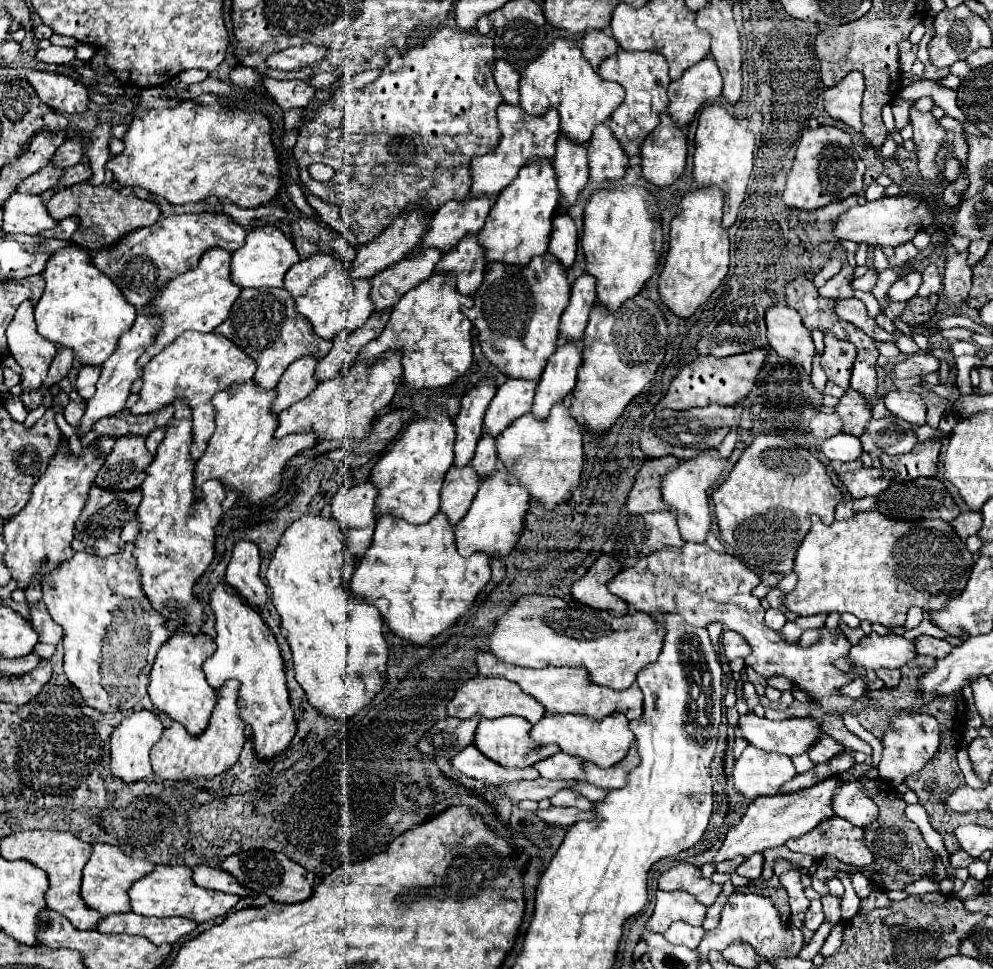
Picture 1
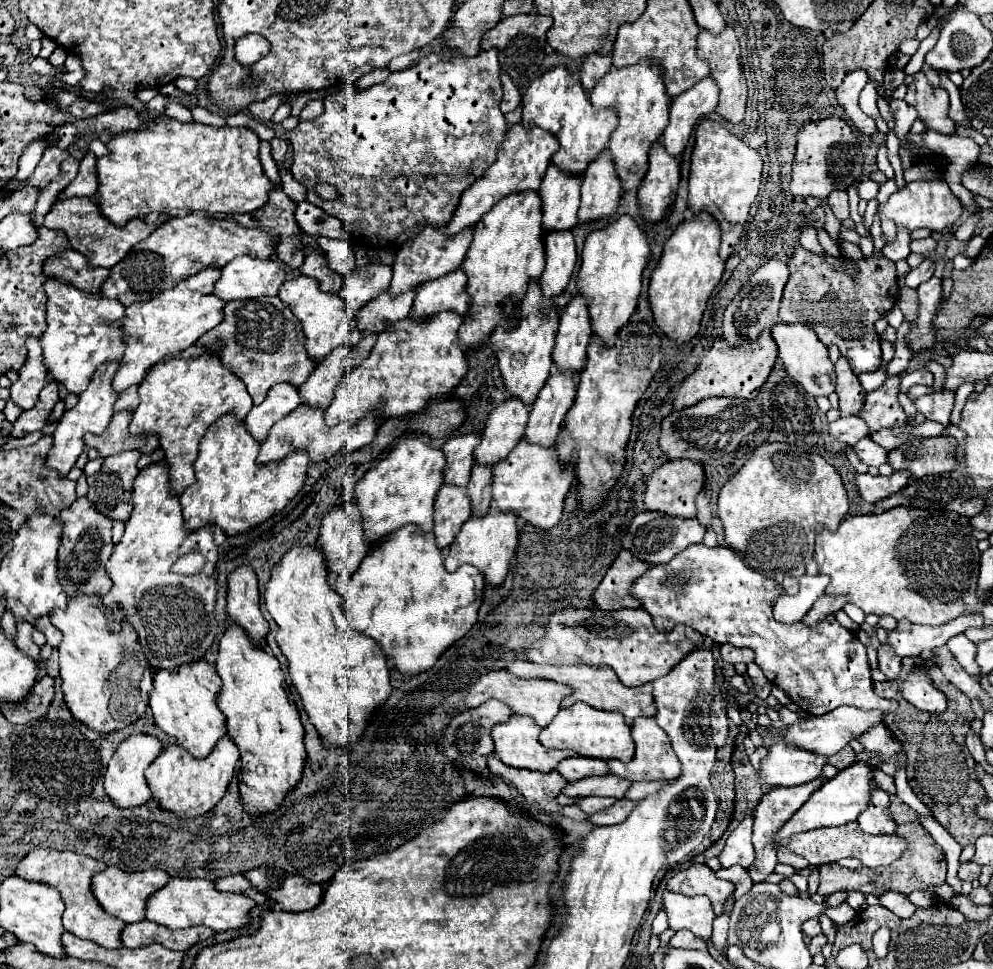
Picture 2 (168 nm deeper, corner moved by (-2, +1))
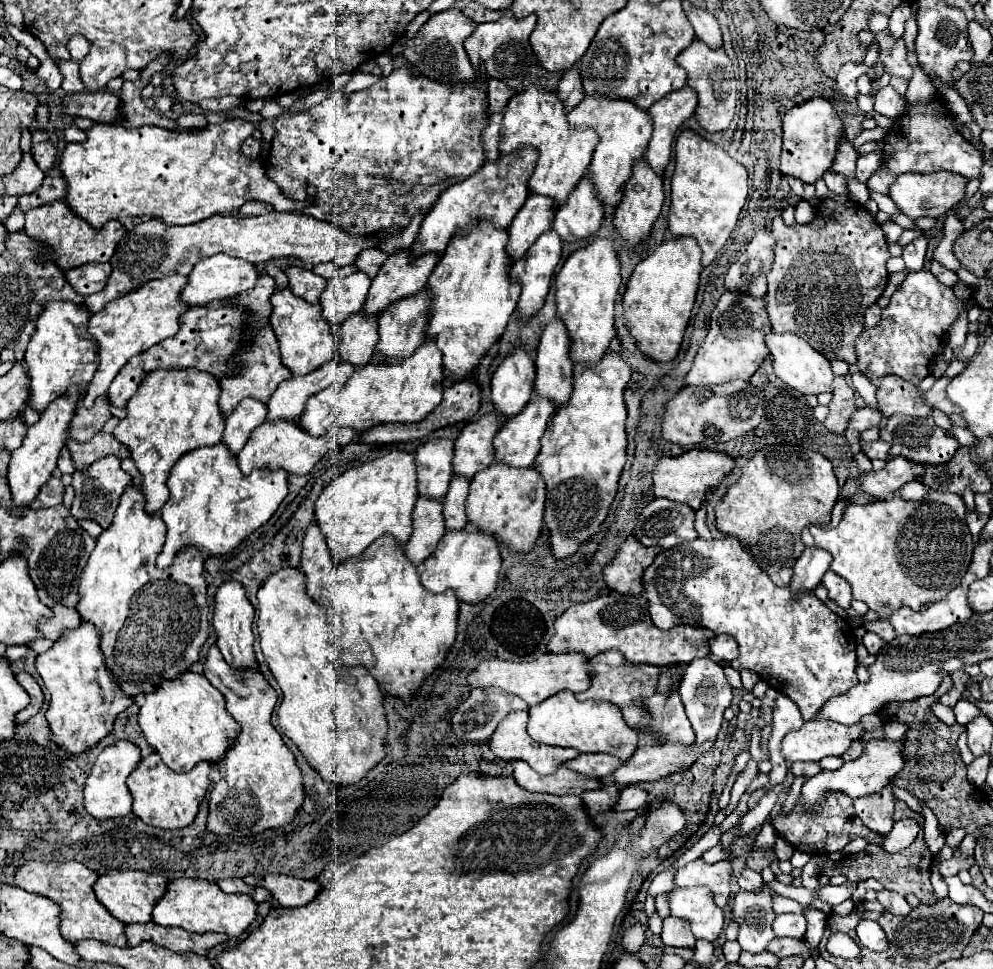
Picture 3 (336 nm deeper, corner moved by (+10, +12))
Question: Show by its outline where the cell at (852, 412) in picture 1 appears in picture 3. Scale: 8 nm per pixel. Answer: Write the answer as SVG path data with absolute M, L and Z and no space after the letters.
M883 377L881 389L877 389L879 411L883 417L891 415L909 415L909 417L927 417L933 413L933 407L923 401L923 391L899 377Z

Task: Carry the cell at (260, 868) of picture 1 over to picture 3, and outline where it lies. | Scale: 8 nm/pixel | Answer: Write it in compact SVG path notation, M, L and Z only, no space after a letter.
M247 875L243 881L253 887L269 889L277 899L277 903L287 909L307 905L321 891L321 883L303 881L289 875Z

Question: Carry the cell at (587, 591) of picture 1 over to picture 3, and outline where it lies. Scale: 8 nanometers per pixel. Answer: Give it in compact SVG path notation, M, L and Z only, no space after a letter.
M629 537L617 557L603 569L607 587L621 595L643 593L641 575L653 563L659 551L659 547L645 547L635 537Z

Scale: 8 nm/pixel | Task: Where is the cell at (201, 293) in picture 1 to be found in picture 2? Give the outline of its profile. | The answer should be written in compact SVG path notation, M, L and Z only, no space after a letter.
M209 266L197 272L197 276L189 276L187 280L181 280L175 288L165 290L147 302L137 302L127 306L125 318L117 322L125 330L127 348L123 354L121 368L117 370L113 378L115 392L123 392L125 388L133 384L141 384L151 364L155 364L157 360L165 356L183 352L185 348L193 346L205 332L221 324L225 302L221 302L219 296L213 294L213 288L219 276L221 276L221 270Z

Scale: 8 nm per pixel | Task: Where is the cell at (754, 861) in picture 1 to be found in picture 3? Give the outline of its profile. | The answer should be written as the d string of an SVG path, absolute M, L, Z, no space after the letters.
M745 869L743 873L741 873L741 877L739 877L739 887L741 889L759 889L763 885L763 879L761 879L761 875L759 873L753 873L751 869Z

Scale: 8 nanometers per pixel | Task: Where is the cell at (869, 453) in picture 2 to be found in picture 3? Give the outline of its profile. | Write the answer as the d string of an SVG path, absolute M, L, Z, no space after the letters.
M873 441L873 443L861 443L863 451L869 459L889 459L889 443L887 441Z

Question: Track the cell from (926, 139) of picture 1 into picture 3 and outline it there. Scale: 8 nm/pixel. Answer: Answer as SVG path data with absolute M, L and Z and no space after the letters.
M889 29L881 31L881 33L861 31L857 37L865 47L871 47L873 43L879 45L879 59L877 61L883 65L885 73L897 75L897 77L907 77L907 79L913 75L913 69L905 59L907 49L905 49L903 37L899 37L899 39L893 37Z

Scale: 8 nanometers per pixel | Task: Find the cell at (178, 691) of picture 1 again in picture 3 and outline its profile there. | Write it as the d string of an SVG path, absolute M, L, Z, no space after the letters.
M183 673L181 679L165 681L165 685L145 695L145 703L139 711L139 727L147 743L175 773L191 771L201 761L219 763L241 731L233 717L225 713L225 699L221 693L197 673Z

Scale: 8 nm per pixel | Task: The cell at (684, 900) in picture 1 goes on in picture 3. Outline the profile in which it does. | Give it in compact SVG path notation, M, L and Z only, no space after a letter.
M693 887L693 889L675 889L669 897L671 905L671 915L675 917L685 917L691 923L695 939L705 939L705 941L715 941L721 931L723 931L723 909L715 905L713 893L705 887Z

